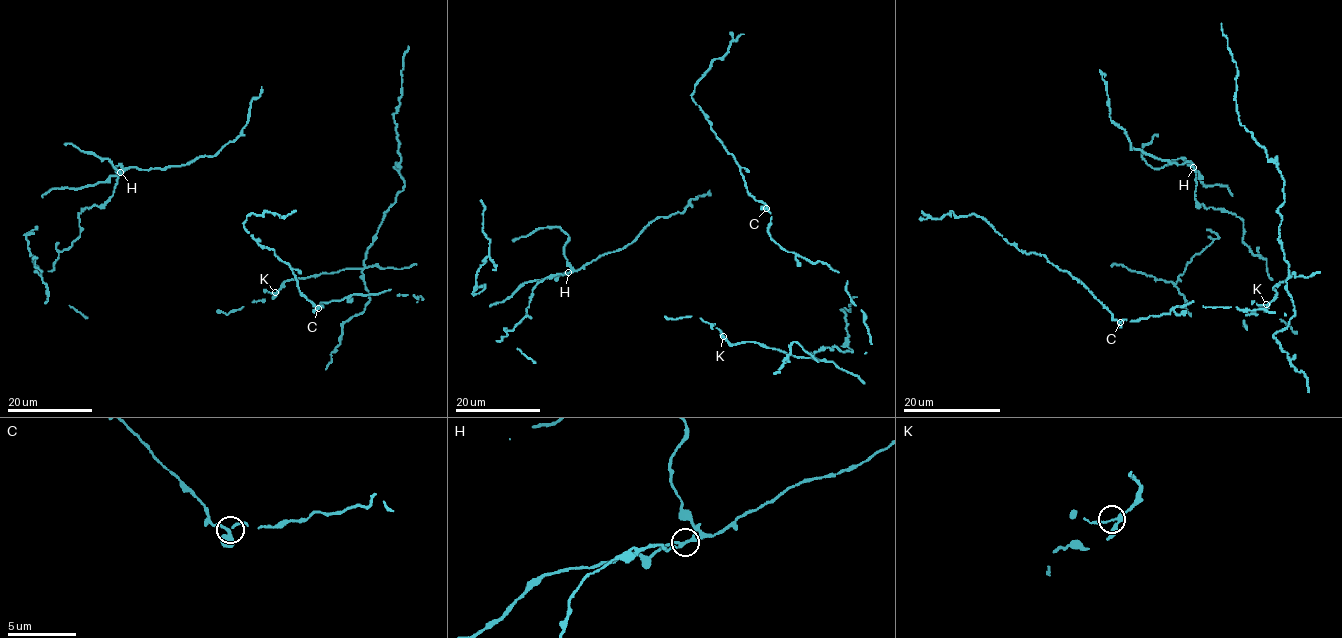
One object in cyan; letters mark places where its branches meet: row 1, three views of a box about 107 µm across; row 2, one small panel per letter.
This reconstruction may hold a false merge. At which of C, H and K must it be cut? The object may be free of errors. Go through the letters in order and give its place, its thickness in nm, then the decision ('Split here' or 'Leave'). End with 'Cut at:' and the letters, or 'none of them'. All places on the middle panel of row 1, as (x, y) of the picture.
C: Place: (766, 208). Thickness 240 nm. Leave
H: Place: (568, 272). Thickness 220 nm. Split here
K: Place: (723, 336). Thickness 200 nm. Leave
Cut at: H

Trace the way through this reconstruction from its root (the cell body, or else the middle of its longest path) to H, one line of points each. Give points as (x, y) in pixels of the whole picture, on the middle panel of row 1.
H: (631, 243), (599, 255), (580, 269), (568, 272)

